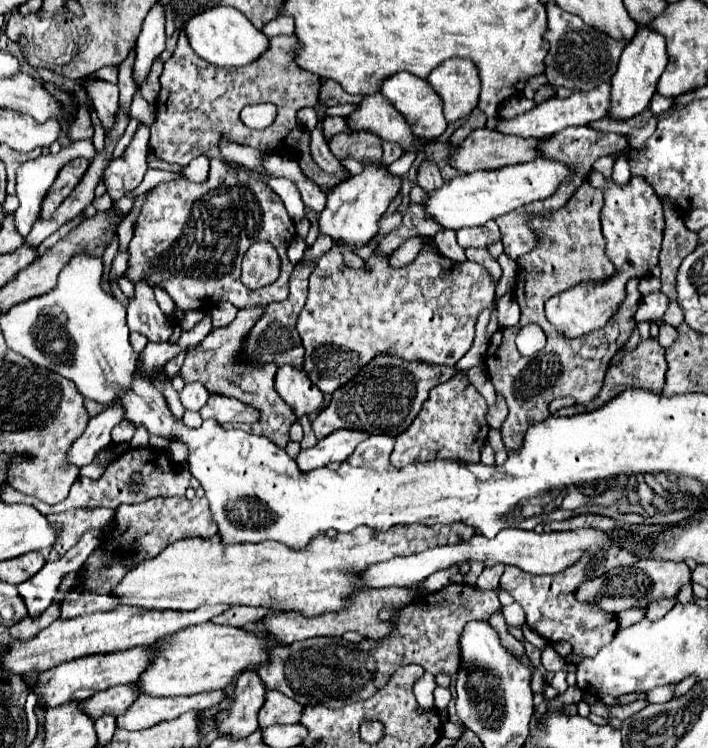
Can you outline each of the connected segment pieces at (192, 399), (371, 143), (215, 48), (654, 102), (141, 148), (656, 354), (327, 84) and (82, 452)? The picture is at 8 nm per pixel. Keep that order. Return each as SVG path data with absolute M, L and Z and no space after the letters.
M189 383L181 391L181 403L185 409L191 411L199 411L207 403L207 399L209 399L209 391L201 383Z
M345 131L337 133L329 141L329 149L335 157L353 157L357 161L363 159L373 159L379 161L383 151L381 151L381 139L371 133L371 131Z
M211 7L195 17L191 17L183 29L181 29L187 39L191 49L203 57L209 63L221 65L221 67L243 67L247 63L253 63L265 49L267 49L267 37L261 35L259 29L255 29L243 15L241 11L235 11L233 7Z
M655 93L653 99L651 99L651 103L649 103L649 111L655 117L659 117L663 111L669 111L675 105L675 101L677 101L677 97L663 97L663 95Z
M141 125L131 141L131 145L125 149L123 157L113 159L107 171L103 173L103 183L107 187L107 193L117 201L127 191L133 191L147 171L147 153L149 153L149 129Z
M655 339L641 341L633 351L625 353L617 365L611 365L611 367L607 369L603 387L601 387L599 395L593 399L593 403L583 405L583 407L579 407L579 405L575 405L575 407L565 407L565 409L559 409L559 411L553 413L553 415L555 415L555 417L567 417L567 415L581 413L581 411L585 411L585 409L601 407L601 405L605 405L607 401L611 401L615 395L623 393L625 389L633 389L633 387L641 387L641 389L647 389L647 391L653 391L653 393L661 393L663 383L665 383L665 373L667 373L667 361L665 361L663 351L665 351L665 349L663 349Z
M321 81L321 89L319 89L319 103L333 107L333 105L343 105L343 103L359 103L359 97L353 97L349 93L345 93L339 83L335 81Z
M107 407L103 413L89 419L87 429L67 451L67 463L77 469L89 465L97 451L111 445L111 429L123 419L123 411L119 407Z

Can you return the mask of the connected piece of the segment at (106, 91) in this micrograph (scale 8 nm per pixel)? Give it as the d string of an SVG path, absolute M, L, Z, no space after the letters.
M89 81L87 93L93 99L95 113L103 125L103 129L109 133L115 125L115 117L119 113L119 89L113 83L107 81Z

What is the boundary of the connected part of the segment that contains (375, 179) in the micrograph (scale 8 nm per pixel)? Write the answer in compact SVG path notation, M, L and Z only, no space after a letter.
M363 161L363 171L359 175L351 175L327 195L327 207L319 217L319 231L333 237L333 241L341 247L349 267L360 268L365 265L365 261L353 253L353 245L363 247L373 239L373 235L379 231L379 219L387 211L389 203L397 197L399 189L401 177L391 175L383 163Z

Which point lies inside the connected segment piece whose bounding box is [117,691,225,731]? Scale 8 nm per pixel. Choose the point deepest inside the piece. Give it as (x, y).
(145, 712)

